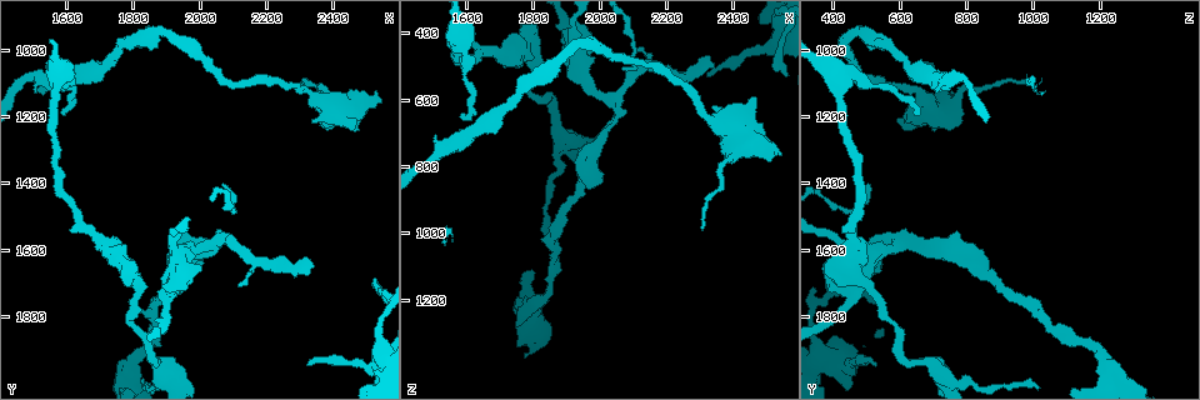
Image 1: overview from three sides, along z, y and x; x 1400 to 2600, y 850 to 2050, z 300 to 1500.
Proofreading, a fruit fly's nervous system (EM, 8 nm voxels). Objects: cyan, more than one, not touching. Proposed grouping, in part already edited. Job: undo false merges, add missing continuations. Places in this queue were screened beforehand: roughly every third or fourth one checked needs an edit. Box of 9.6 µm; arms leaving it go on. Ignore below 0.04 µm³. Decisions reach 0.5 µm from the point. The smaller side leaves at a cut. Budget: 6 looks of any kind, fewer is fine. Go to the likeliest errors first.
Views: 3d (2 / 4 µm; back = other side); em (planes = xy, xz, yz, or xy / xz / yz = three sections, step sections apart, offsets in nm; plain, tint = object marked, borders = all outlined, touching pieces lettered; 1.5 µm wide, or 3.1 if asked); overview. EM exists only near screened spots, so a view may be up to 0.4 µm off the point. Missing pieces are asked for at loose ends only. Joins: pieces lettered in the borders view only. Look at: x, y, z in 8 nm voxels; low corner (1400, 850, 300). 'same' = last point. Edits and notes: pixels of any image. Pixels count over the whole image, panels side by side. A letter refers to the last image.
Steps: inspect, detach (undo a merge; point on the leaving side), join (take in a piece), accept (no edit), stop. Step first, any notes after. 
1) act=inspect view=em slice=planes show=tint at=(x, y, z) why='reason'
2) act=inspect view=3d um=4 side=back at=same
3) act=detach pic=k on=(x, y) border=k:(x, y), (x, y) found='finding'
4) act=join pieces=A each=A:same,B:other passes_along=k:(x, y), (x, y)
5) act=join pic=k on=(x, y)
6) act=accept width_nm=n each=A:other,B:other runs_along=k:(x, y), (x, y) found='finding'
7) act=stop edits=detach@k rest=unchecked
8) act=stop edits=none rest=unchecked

act=inspect view=3d um=4 at=(2300, 1100, 980) why='tapers out'

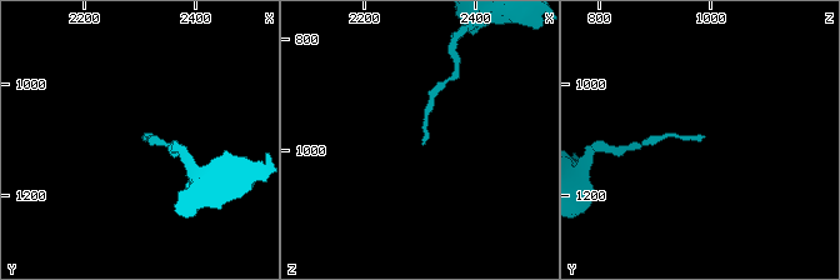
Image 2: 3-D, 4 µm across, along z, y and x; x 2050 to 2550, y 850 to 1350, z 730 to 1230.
act=inspect view=em slice=xz step=8 show=tint at=(2305, 1090, 990) why='now the EM'

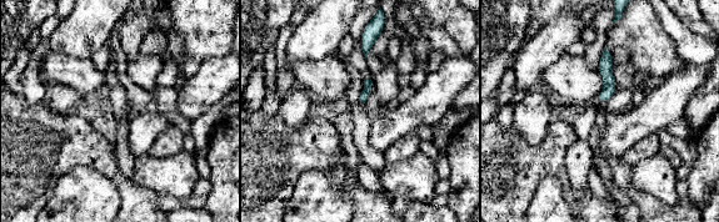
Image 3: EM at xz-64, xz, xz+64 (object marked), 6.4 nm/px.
act=inspect view=em slice=planes show=borders at=same

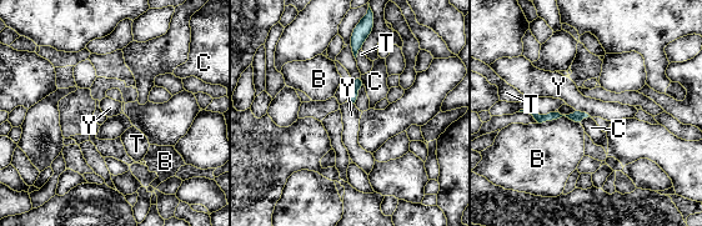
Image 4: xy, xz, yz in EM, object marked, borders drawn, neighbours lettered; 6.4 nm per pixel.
act=accept each=B:other,C:other,T:other,Y:other border=4:(575, 109), (580, 109), (591, 116) found='none of them fits'

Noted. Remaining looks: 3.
act=inspect view=3d um=4 at=(1950, 1670, 870) why='calibre changes'

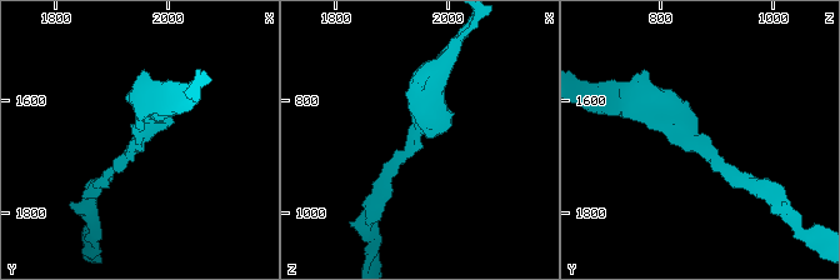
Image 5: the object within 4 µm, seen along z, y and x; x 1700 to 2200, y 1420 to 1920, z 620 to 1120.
act=inspect view=em slice=planes show=tint at=(1950, 1670, 865) arm_widths_nm=170,440

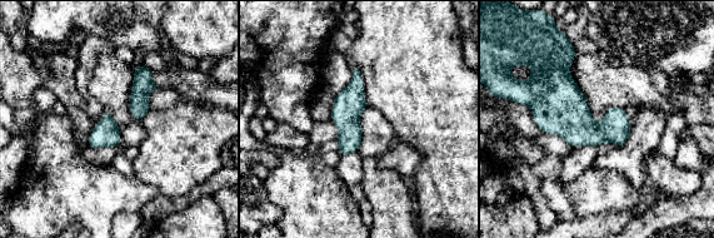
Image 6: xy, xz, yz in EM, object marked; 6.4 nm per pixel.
act=inspect view=em slice=planes show=borders at=same why='what lies round it'

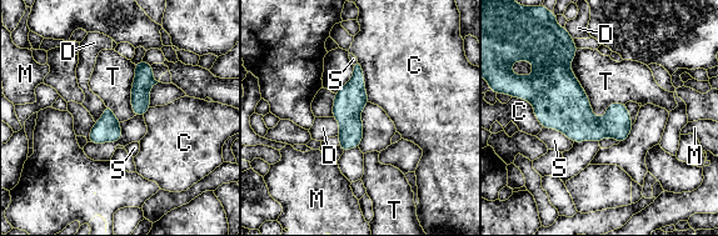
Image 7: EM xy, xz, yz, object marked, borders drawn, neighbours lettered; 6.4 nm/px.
act=accept each=C:other,D:other,M:other,S:other,T:other runs_along=7:(355, 65), (344, 147) found='one neuron here'

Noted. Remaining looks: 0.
act=stop edits=none rest=unchecked

